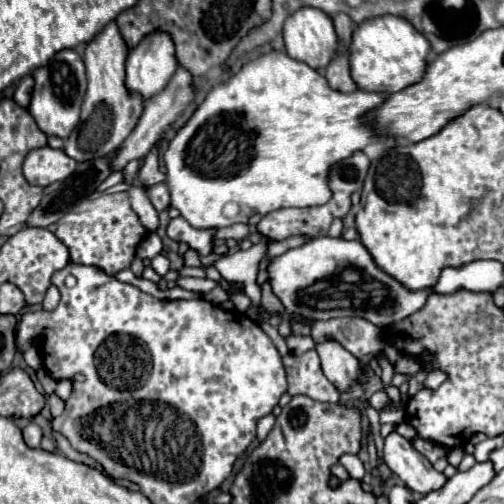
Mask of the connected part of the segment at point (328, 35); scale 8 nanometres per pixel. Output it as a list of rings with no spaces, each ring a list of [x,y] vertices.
[[[303,7],[287,17],[283,25],[283,41],[289,57],[307,61],[313,69],[325,69],[337,49],[331,17],[313,7]]]

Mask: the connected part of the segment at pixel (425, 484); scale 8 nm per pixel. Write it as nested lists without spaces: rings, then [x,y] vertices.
[[[397,431],[385,437],[383,457],[387,467],[407,483],[411,491],[417,493],[431,493],[445,485],[447,477],[439,473],[413,445],[401,437]]]

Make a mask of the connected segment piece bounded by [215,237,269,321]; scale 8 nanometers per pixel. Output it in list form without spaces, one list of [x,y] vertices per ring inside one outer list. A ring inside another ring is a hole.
[[[267,237],[261,239],[261,243],[253,245],[251,249],[243,251],[235,251],[235,253],[227,253],[223,255],[217,263],[215,269],[221,273],[221,277],[225,281],[235,281],[235,283],[243,283],[245,285],[245,295],[251,300],[251,307],[246,315],[251,315],[255,321],[257,319],[257,311],[261,301],[261,287],[255,283],[255,271],[259,269],[259,261],[263,259],[265,251],[267,251]]]

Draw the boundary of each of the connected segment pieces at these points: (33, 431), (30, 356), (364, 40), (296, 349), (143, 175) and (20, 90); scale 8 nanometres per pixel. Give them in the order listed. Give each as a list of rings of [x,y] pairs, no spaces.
[[[29,423],[29,425],[23,429],[23,441],[25,441],[29,447],[39,447],[41,437],[43,437],[43,431],[41,431],[41,427],[35,425],[35,423]]]
[[[31,348],[27,352],[24,353],[24,360],[27,363],[29,367],[37,371],[37,369],[40,369],[43,367],[43,354],[39,352],[41,350],[37,348]]]
[[[393,15],[375,17],[359,23],[353,31],[353,41],[349,47],[351,79],[363,91],[391,95],[421,81],[429,53],[429,41],[409,21],[403,21],[401,17]]]
[[[289,335],[289,337],[287,337],[287,345],[289,345],[289,349],[291,349],[295,355],[305,353],[307,349],[313,349],[313,347],[315,347],[315,343],[313,343],[311,337],[301,337],[301,335]]]
[[[155,147],[147,153],[145,163],[139,169],[139,181],[141,181],[143,187],[153,187],[153,185],[165,181],[165,175],[159,171],[159,159],[157,159],[157,149]]]
[[[27,75],[27,77],[23,77],[23,79],[19,81],[19,85],[17,85],[17,89],[15,89],[15,95],[13,95],[15,103],[17,103],[17,105],[23,105],[23,107],[29,107],[31,89],[33,89],[33,77]]]

